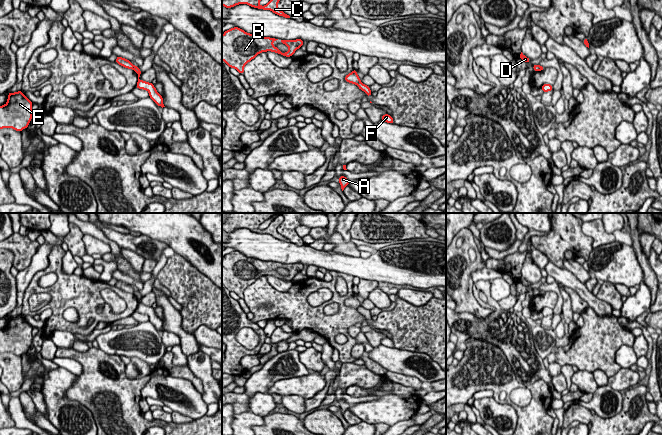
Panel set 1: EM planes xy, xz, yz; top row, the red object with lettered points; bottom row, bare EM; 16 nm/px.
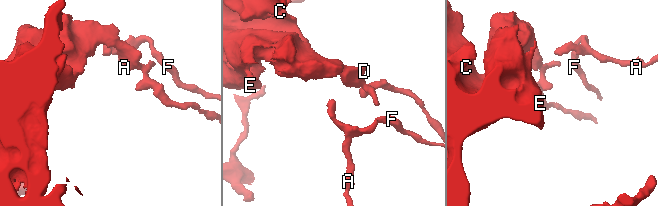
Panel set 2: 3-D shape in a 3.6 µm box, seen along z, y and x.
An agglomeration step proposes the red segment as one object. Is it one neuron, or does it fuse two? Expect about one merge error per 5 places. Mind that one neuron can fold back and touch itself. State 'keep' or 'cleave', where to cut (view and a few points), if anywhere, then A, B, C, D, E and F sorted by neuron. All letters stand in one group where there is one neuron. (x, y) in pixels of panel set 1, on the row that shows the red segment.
cleave | xy (135, 66), (133, 69) | A F / B C D E

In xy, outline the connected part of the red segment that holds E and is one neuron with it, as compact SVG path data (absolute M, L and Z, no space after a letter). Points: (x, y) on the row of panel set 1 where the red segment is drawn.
M21 90L9 92L7 103L0 106L0 129L13 128L19 132L27 129L32 120L32 105Z

